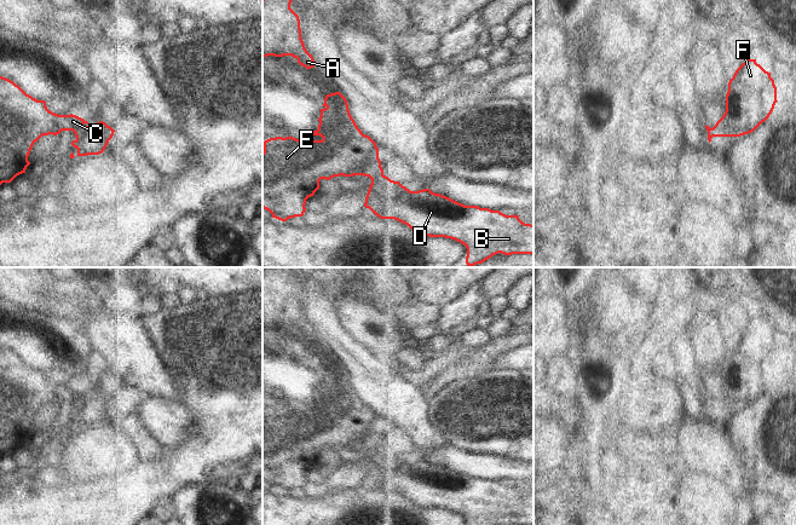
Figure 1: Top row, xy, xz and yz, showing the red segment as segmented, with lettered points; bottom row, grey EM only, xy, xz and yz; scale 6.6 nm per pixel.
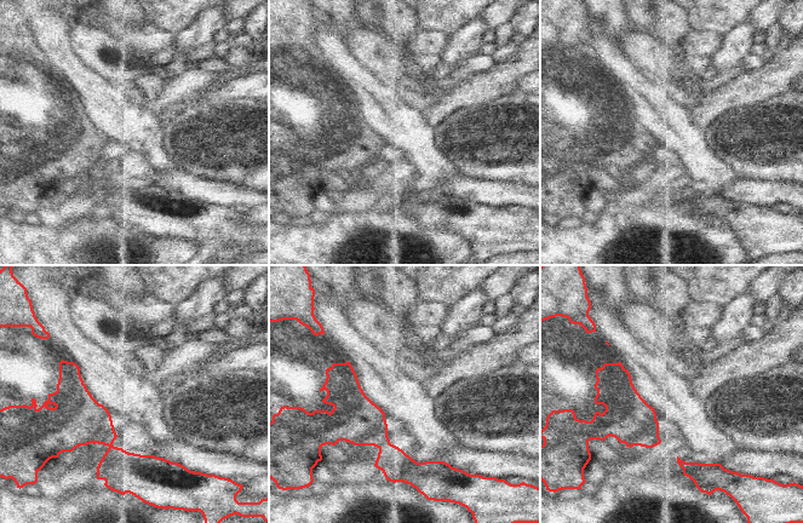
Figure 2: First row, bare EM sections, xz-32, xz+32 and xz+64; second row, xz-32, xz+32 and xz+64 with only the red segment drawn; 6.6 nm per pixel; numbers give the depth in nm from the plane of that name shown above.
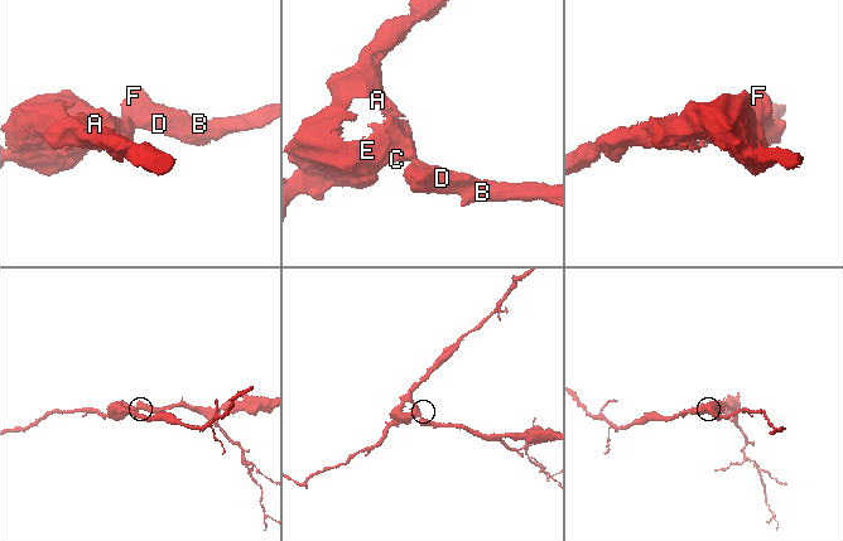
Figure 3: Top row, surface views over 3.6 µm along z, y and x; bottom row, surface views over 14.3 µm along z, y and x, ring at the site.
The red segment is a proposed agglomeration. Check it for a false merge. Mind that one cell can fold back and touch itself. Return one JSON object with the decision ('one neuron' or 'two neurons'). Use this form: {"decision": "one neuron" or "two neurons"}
{"decision": "two neurons"}

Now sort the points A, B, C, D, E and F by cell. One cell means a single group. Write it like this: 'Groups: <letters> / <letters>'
Groups: A C E / B D F

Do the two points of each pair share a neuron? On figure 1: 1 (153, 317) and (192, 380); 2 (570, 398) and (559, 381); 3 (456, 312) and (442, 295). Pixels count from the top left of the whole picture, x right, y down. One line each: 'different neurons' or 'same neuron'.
1: same neuron
2: same neuron
3: different neurons

